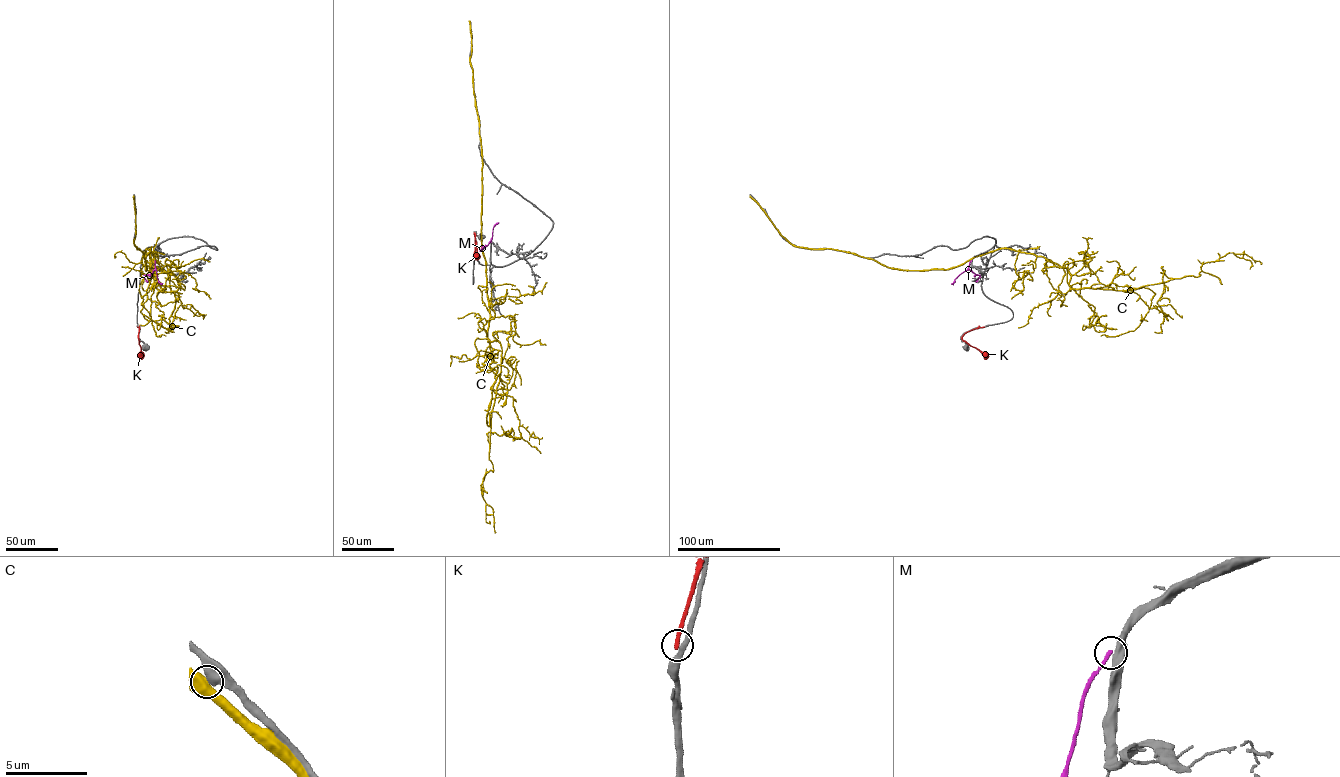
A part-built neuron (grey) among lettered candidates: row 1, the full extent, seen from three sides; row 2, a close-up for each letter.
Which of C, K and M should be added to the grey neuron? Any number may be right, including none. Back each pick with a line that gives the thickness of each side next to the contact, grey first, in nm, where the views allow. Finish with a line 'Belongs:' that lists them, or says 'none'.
Belongs: none

